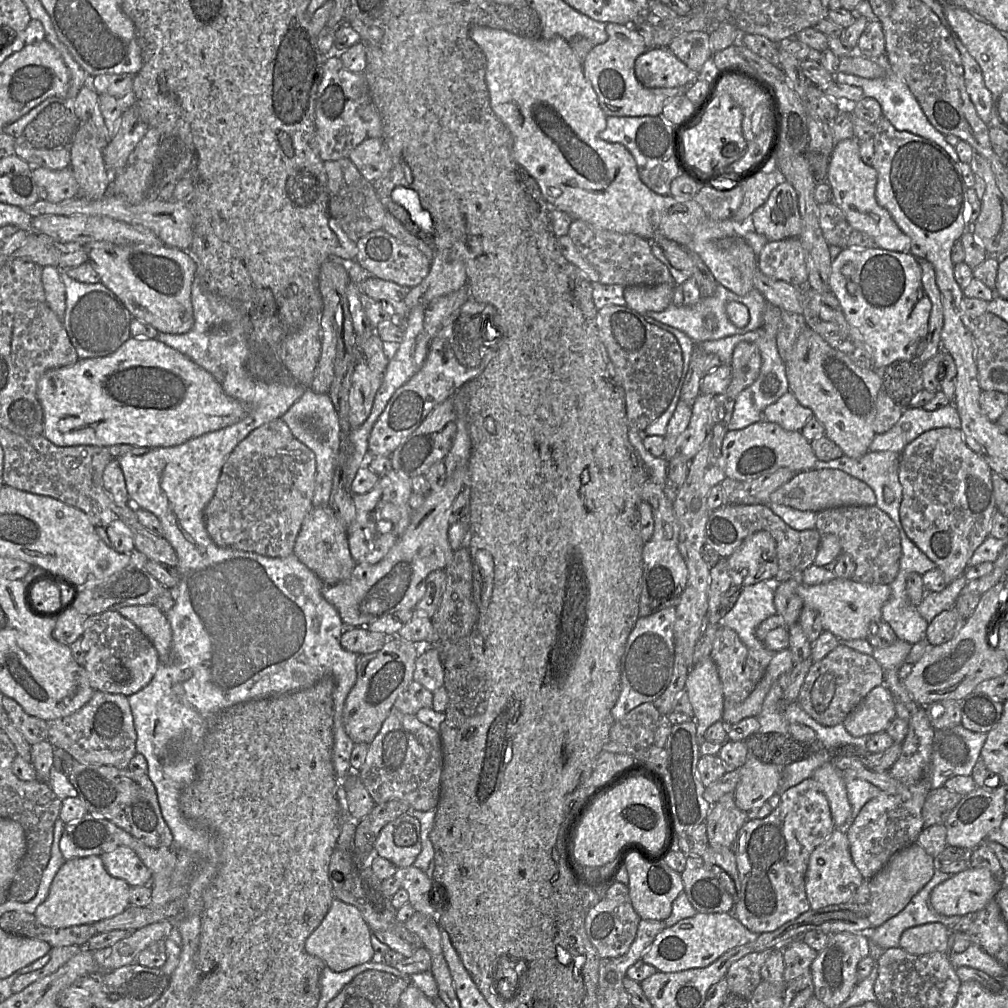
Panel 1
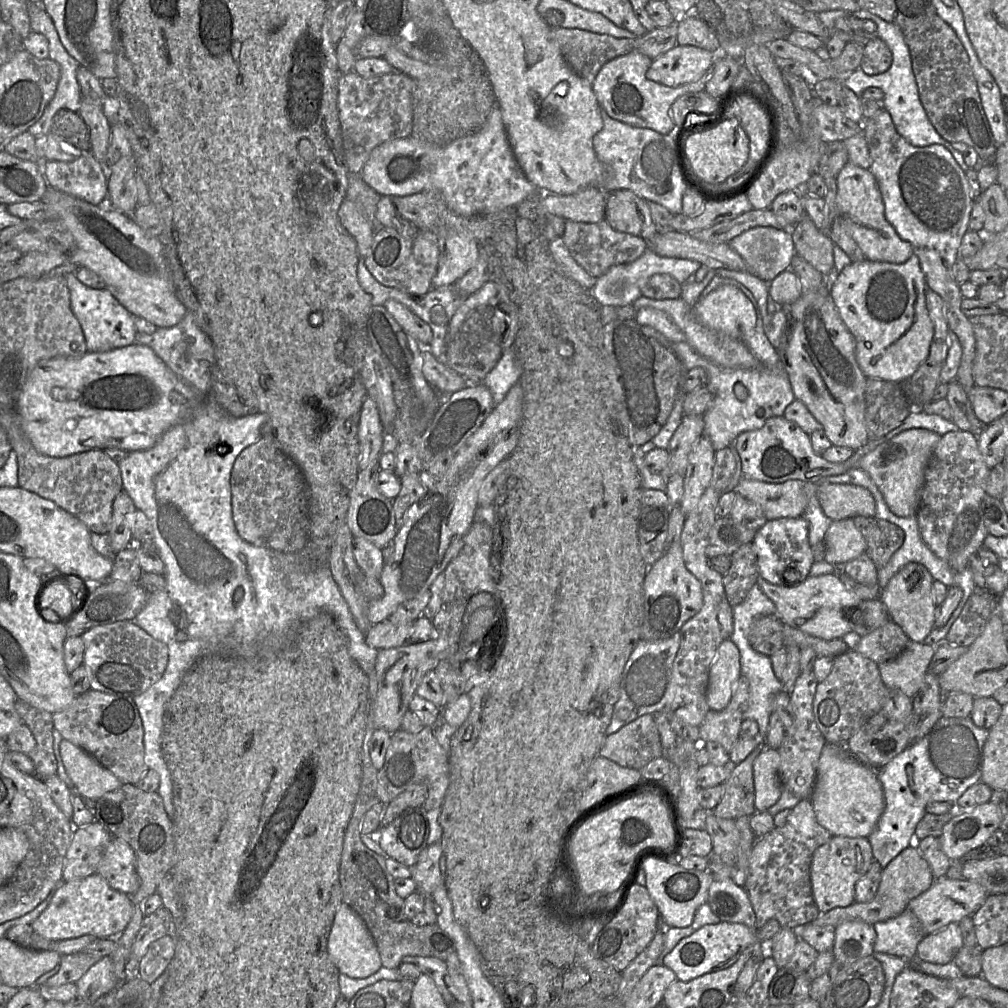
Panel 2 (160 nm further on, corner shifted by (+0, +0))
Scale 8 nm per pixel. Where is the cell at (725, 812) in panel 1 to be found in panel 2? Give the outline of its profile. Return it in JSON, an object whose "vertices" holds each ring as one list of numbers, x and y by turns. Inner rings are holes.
{"vertices":[[761,741,744,761,738,765,730,766,730,775,724,783,722,798,709,813,732,820,737,820,743,816,752,816,756,813,753,763,765,748,766,743]]}

